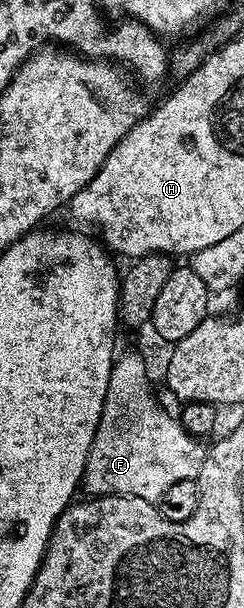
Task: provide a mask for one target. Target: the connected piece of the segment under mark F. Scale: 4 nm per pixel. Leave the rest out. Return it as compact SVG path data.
M125 352L113 361L111 378L107 386L107 398L101 411L101 421L91 442L89 457L85 463L83 488L90 497L134 496L154 502L161 500L163 494L175 482L196 480L207 455L207 448L198 437L189 432L176 415L168 416L161 409L159 401L153 397L153 384L149 381L149 368L137 352Z

